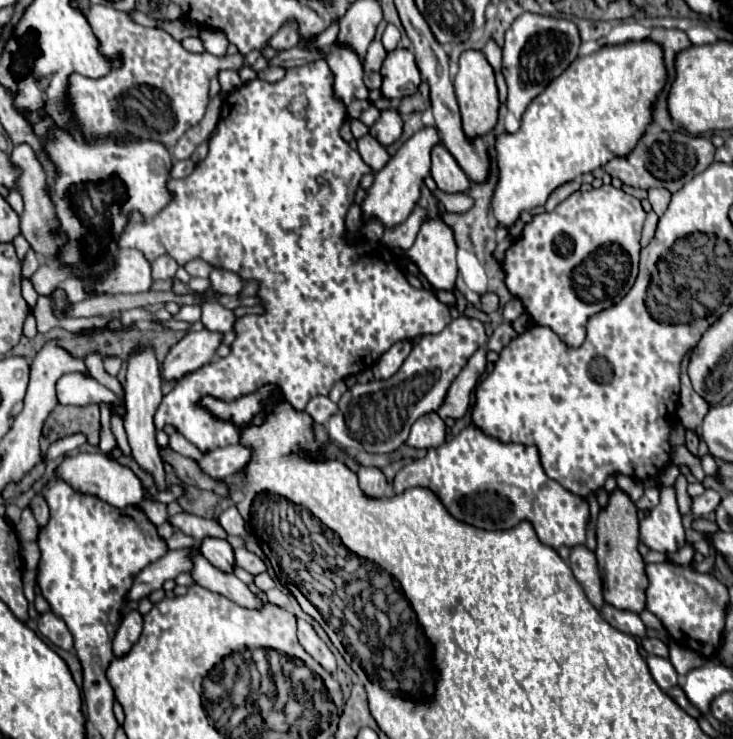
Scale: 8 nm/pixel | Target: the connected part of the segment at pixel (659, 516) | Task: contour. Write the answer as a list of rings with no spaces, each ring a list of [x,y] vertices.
[[[659,483],[659,495],[659,505],[645,519],[641,519],[641,539],[653,551],[675,553],[687,543],[681,513],[677,509],[675,487]]]

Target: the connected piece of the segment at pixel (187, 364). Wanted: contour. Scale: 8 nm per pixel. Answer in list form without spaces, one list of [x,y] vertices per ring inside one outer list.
[[[207,329],[203,331],[191,331],[187,333],[179,343],[175,343],[163,365],[161,365],[161,377],[163,381],[175,381],[183,375],[199,369],[201,365],[213,361],[215,349],[221,343],[221,333],[211,333]]]

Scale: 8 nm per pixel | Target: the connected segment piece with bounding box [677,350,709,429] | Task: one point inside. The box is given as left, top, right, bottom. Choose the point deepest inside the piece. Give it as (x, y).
(692, 407)

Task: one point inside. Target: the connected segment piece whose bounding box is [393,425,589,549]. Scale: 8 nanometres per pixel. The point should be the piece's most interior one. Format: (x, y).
(495, 486)

